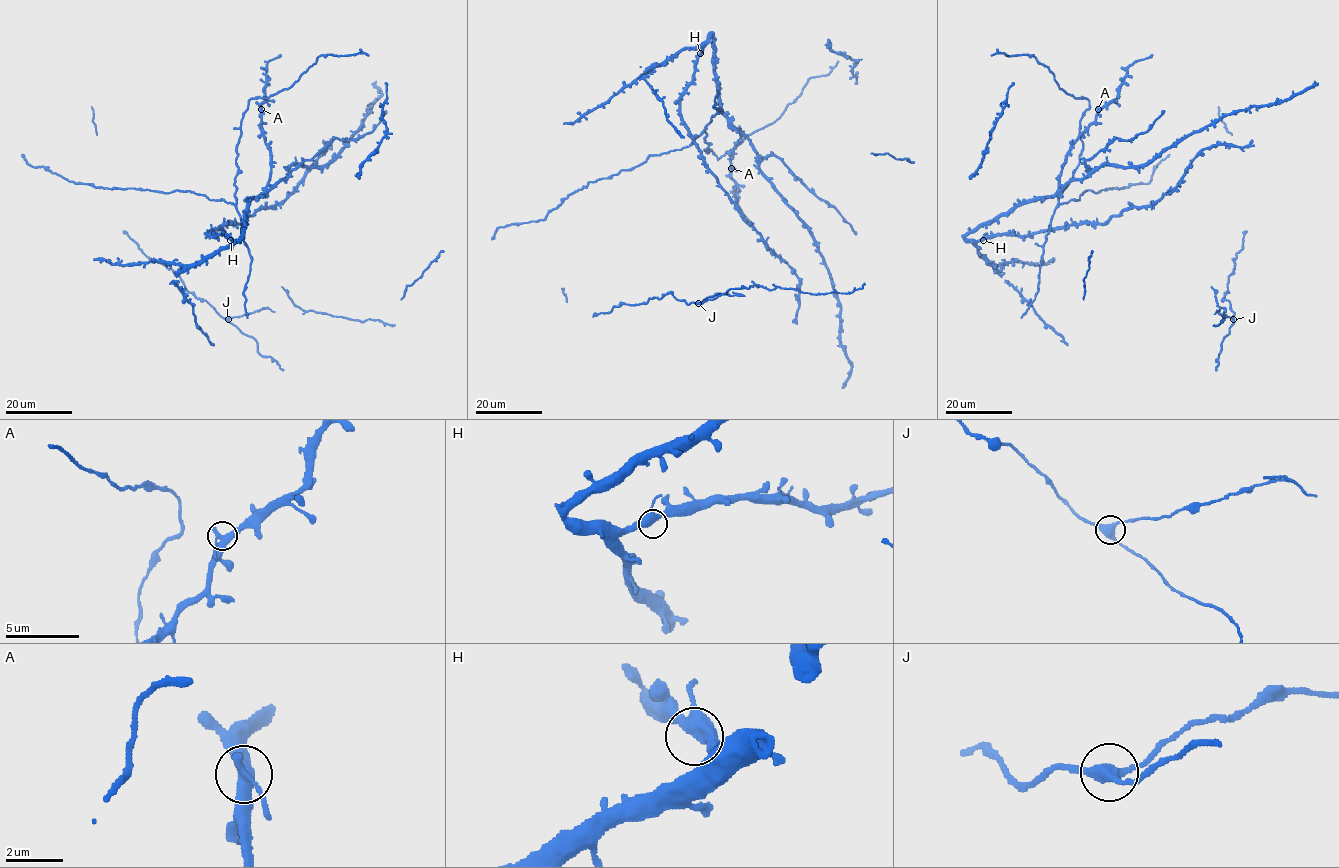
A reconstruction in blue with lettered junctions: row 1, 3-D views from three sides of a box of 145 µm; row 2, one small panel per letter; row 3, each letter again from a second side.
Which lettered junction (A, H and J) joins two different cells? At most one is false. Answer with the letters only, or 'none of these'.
J

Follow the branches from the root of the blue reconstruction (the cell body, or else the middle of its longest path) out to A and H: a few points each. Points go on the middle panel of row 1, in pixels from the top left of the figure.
A: (734, 127), (741, 131), (741, 137), (735, 144), (731, 168)
H: (734, 127), (722, 108), (715, 76), (714, 37), (711, 34), (700, 53)

